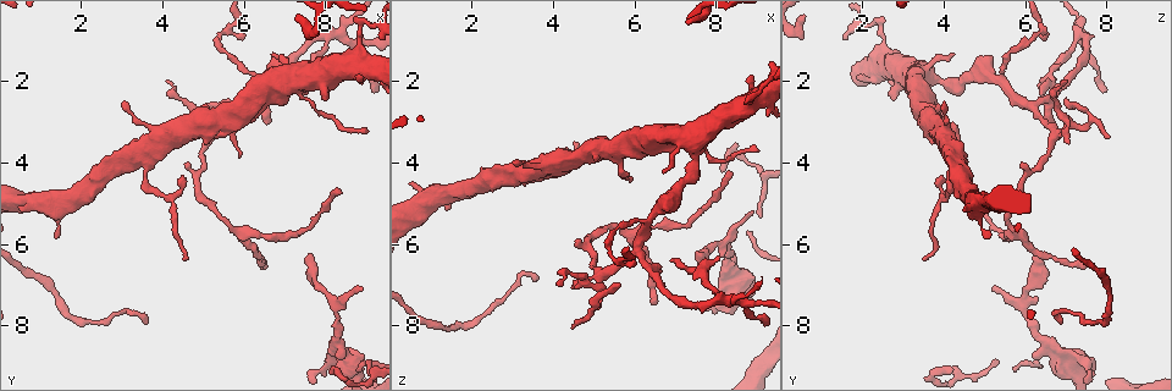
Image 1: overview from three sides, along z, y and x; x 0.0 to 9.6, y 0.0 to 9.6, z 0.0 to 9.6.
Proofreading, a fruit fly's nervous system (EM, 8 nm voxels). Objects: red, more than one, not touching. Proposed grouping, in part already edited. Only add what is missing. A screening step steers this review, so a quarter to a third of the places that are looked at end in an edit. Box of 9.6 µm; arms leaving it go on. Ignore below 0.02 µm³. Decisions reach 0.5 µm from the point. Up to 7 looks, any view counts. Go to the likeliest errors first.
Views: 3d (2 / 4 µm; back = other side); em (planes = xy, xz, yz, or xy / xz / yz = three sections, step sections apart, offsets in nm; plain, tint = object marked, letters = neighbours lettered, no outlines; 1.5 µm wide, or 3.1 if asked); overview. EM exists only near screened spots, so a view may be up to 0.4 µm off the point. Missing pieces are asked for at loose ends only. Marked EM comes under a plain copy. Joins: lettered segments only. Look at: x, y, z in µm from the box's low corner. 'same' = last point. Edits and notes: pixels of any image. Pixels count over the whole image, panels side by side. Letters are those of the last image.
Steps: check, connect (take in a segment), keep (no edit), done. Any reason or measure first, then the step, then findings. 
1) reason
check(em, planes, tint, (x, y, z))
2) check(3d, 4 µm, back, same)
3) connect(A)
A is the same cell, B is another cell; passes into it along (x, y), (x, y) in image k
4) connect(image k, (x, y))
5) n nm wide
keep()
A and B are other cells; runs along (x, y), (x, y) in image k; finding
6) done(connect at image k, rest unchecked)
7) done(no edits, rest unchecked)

free end
check(3d, 2 µm, (7.60, 6.25, 6.25))

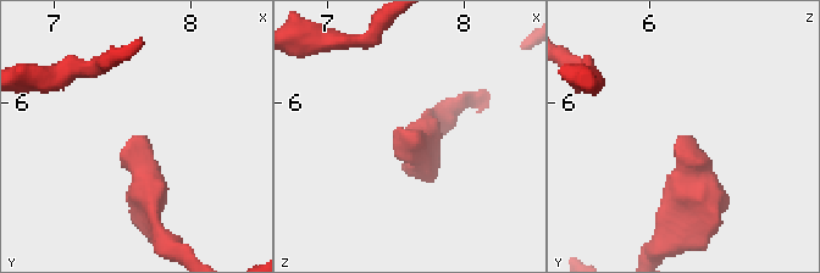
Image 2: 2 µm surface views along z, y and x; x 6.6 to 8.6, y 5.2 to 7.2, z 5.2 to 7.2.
check(em, xy, step 4, tint, (7.56, 6.26, 6.20))

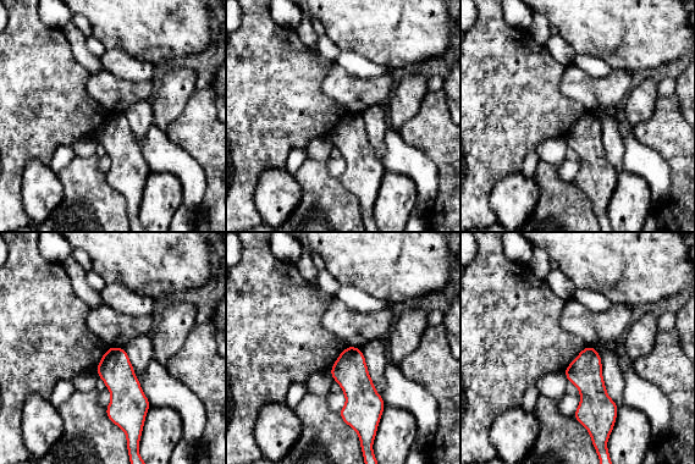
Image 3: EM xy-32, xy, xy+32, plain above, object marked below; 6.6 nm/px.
check(em, xy, step 4, letters, same)

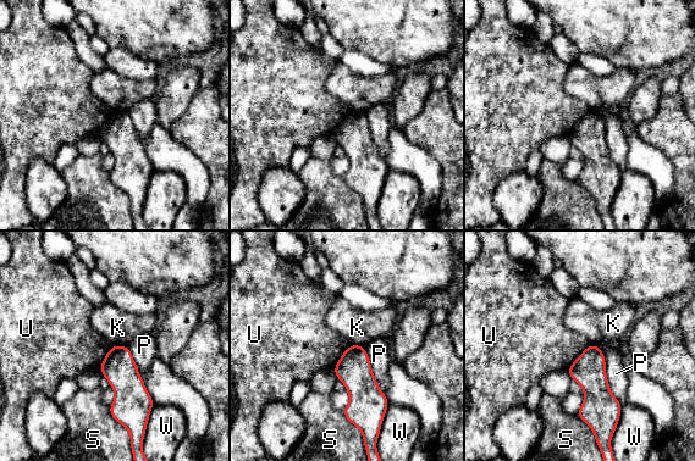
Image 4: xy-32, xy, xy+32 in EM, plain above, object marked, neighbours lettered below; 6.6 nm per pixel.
180 nm wide
keep()
K, P, S, U and W are other cells; border along (590, 344), (567, 368) in image 4; no lettered segment goes on from it

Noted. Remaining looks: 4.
thin end
check(em, planes, letters, (4.60, 6.35, 3.45))

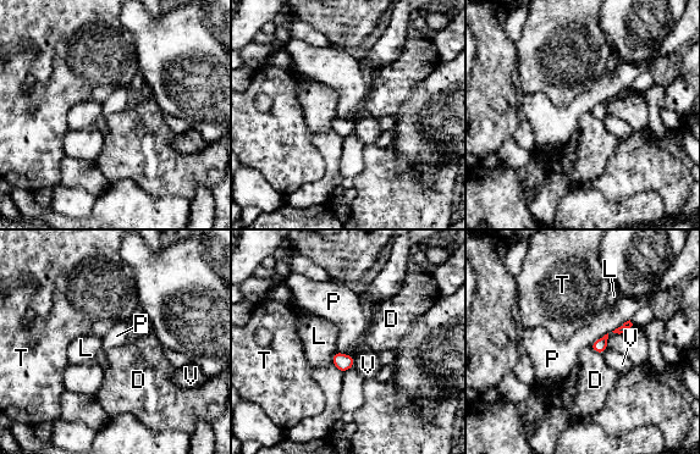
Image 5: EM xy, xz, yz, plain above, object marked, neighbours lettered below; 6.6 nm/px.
keep()
D, L, P, T and V are other cells; border along (607, 332), (599, 337), (590, 347) in image 5; no lettered segment goes on from it

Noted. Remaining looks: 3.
free end
check(em, planes, tint, (3.05, 2.50, 4.10))

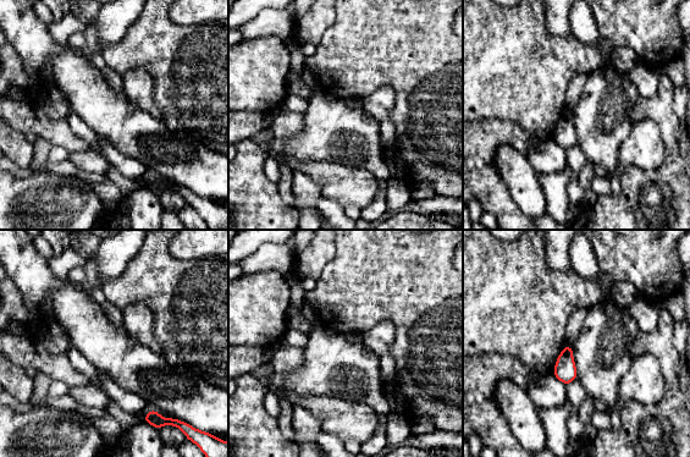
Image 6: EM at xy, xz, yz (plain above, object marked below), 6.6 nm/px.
see the neighbours
check(em, planes, letters, same)

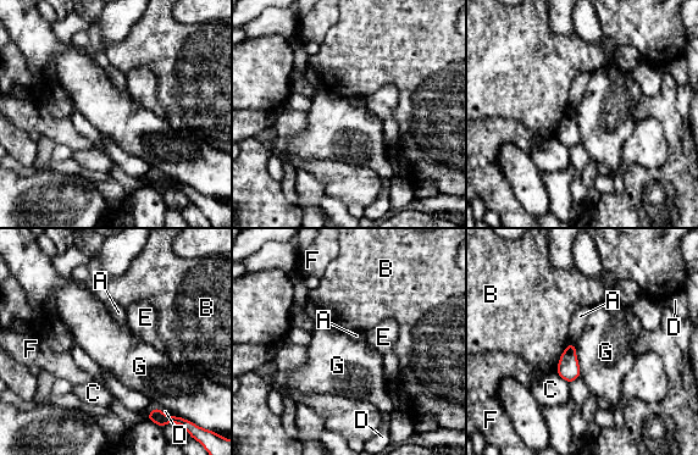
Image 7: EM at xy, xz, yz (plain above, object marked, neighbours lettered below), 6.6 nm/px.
keep()
A, B, C, D, E, F and G are other cells; border along (574, 344), (581, 375) in image 7; none of them fits

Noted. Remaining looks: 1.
done(no edits, rest unchecked)

